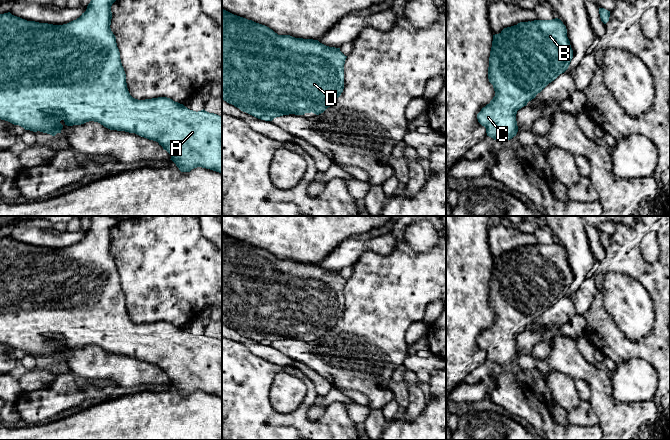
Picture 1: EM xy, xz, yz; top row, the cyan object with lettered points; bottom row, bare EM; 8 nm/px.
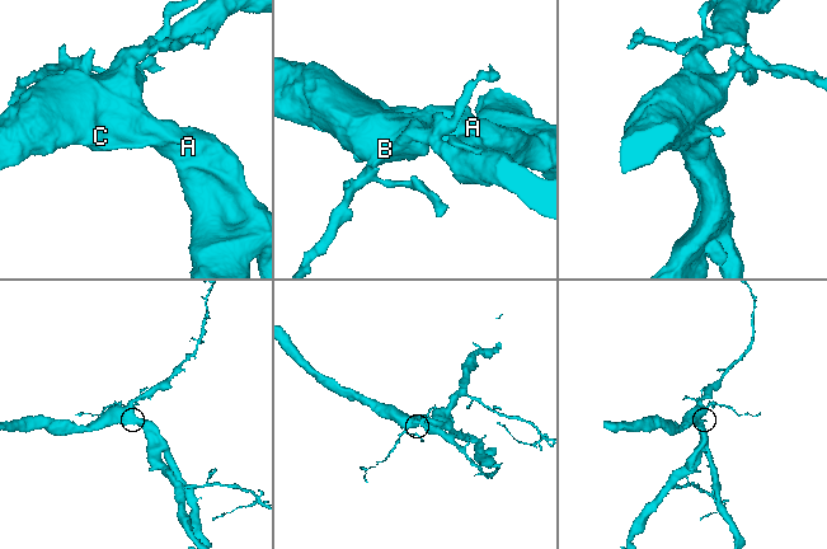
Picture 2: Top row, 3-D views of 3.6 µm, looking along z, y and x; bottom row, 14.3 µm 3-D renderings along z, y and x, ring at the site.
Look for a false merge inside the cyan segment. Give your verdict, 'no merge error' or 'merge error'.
no merge error

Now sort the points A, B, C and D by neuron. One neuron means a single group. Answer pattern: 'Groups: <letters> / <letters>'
Groups: A B C D

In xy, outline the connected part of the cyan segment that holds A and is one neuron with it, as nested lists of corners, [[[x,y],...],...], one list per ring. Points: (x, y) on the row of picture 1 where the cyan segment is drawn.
[[[91,0],[86,11],[82,13],[79,18],[63,25],[27,21],[12,15],[10,12],[0,14],[0,119],[14,125],[19,125],[25,130],[33,132],[40,131],[52,136],[61,133],[63,128],[63,125],[60,123],[61,120],[63,120],[67,126],[81,125],[89,121],[94,121],[110,130],[135,133],[141,137],[158,142],[159,145],[170,154],[170,160],[176,164],[181,172],[190,172],[194,168],[202,167],[222,173],[221,116],[209,113],[204,109],[198,112],[190,110],[183,104],[175,102],[167,97],[138,100],[130,95],[126,83],[126,74],[121,63],[120,52],[116,43],[116,37],[110,28],[112,19],[111,6],[115,1],[116,0]]]

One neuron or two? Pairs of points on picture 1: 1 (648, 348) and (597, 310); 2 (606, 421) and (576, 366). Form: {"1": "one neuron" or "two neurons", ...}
{"1": "one neuron", "2": "one neuron"}

